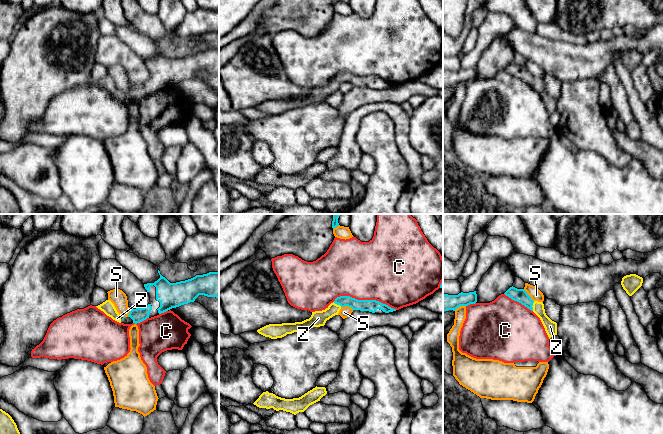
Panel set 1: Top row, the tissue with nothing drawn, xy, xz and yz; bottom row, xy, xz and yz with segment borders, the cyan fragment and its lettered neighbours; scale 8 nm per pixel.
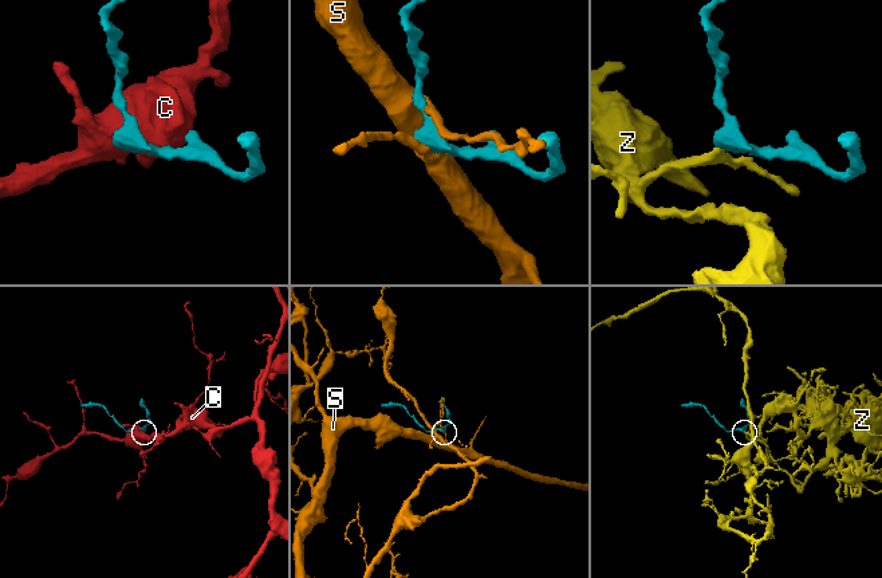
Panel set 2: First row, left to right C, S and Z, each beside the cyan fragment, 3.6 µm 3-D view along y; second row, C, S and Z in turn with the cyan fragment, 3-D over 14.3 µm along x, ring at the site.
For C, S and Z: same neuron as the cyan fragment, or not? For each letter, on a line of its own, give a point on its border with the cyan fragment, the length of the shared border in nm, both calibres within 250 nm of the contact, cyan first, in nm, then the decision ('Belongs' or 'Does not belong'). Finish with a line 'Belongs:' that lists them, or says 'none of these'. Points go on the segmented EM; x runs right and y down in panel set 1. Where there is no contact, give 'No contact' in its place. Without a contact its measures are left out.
C: Touches cyan at xz (365, 300). Shared border 500 nm. Thickness 100 nm (cyan) against 480 nm. Does not belong
S: Touches cyan at xz (347, 305). Shared border 110 nm. Thickness 100 nm (cyan) against 90 nm. Does not belong
Z: Touches cyan at yz (532, 305). Shared border 80 nm. Thickness 110 nm (cyan) against 100 nm. Belongs
Belongs: Z

